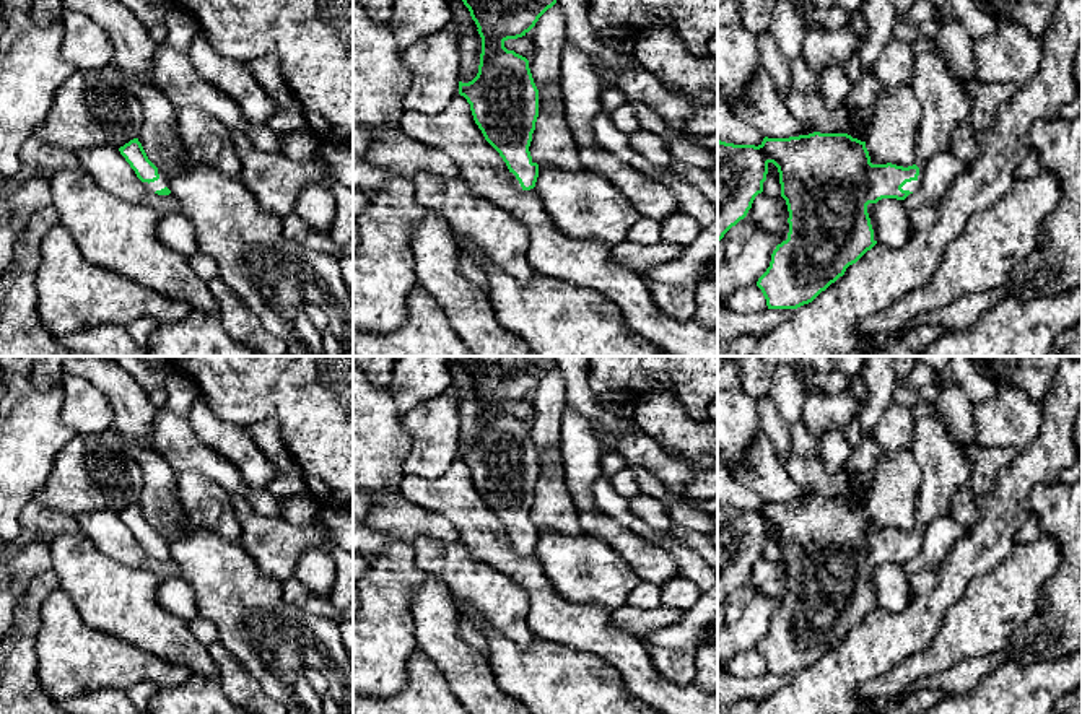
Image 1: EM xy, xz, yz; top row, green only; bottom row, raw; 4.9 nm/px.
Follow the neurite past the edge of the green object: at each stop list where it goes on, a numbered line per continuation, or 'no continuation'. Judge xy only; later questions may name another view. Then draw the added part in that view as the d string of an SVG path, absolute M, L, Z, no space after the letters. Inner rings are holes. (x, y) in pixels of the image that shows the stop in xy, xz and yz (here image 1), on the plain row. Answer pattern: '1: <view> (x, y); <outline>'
1: xy (163, 545); M158 533L158 538L159 538L159 543L155 545L155 546L142 546L150 556L156 556L156 555L161 555L164 551L169 553L169 542L161 535Z

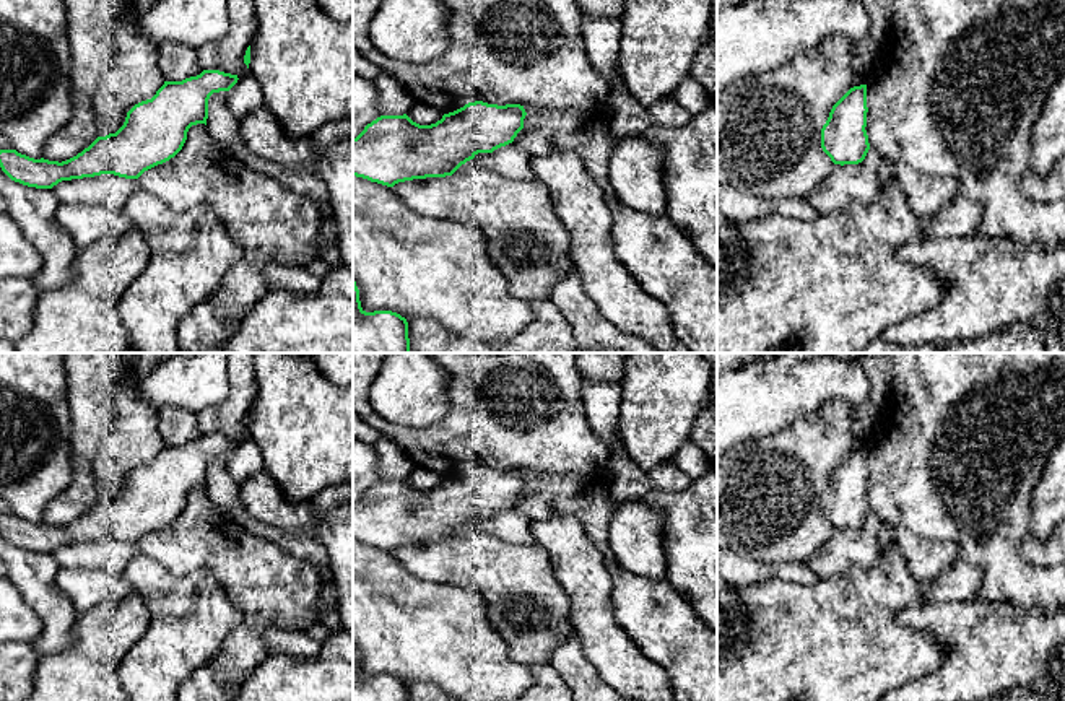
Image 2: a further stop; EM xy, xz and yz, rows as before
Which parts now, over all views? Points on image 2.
no continuation

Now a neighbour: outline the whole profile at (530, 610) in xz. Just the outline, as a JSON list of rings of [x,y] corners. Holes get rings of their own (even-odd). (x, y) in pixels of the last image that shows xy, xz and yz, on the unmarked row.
[[[467,525],[452,540],[405,545],[392,553],[423,581],[452,584],[481,595],[511,657],[524,665],[548,662],[554,647],[576,639],[569,597],[553,573],[548,553],[537,542],[509,543]]]

